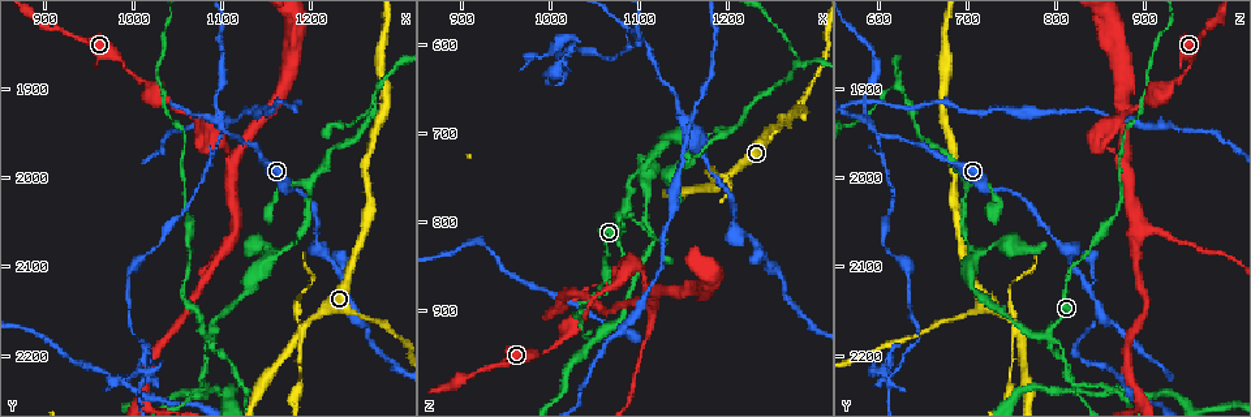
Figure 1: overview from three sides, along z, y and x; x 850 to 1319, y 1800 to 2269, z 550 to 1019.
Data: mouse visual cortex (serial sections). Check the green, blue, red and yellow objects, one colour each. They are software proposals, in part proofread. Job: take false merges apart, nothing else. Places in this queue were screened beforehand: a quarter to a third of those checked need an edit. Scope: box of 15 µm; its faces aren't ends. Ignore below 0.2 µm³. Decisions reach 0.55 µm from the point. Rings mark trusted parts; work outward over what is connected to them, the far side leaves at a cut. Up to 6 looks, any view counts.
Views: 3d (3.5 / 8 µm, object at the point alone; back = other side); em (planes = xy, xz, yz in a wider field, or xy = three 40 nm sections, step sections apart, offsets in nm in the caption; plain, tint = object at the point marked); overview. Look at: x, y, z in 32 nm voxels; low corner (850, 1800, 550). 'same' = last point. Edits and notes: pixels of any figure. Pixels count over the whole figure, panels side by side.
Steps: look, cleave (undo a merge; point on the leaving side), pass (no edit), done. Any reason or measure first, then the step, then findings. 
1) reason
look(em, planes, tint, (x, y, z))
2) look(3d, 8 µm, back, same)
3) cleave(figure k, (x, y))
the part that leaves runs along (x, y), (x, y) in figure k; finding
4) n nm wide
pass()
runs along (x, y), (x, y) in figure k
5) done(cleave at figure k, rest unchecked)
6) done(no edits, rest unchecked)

thick turns thin
look(3d, 8 µm, (1190, 2165, 755))

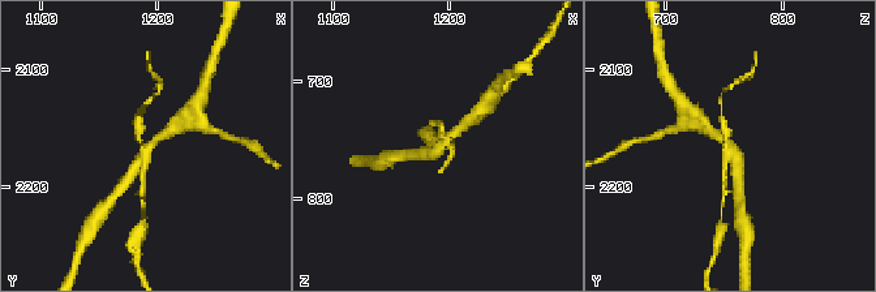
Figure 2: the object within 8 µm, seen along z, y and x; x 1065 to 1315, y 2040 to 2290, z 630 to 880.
look(em, xy, step 1, tint, (1192, 2166, 756))

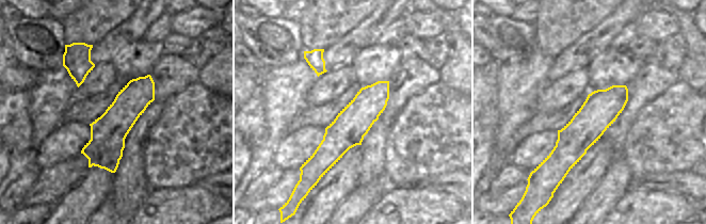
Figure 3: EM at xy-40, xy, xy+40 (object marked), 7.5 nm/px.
cleave(figure 2, (138, 123))
two cells meet here

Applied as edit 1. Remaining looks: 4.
redraw
look(overview)

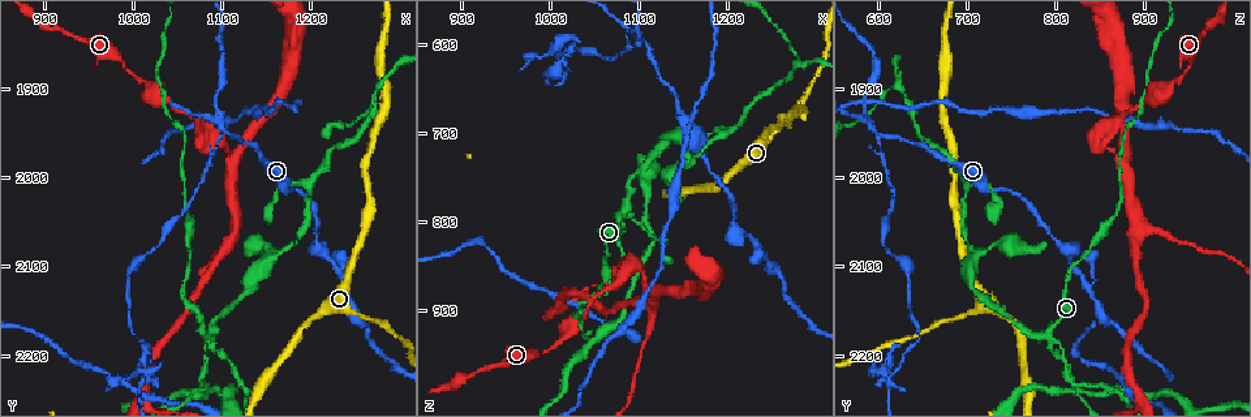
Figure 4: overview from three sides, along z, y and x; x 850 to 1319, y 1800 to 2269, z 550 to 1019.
four-way junction
look(3d, 3.5 µm, (1085, 2180, 790))

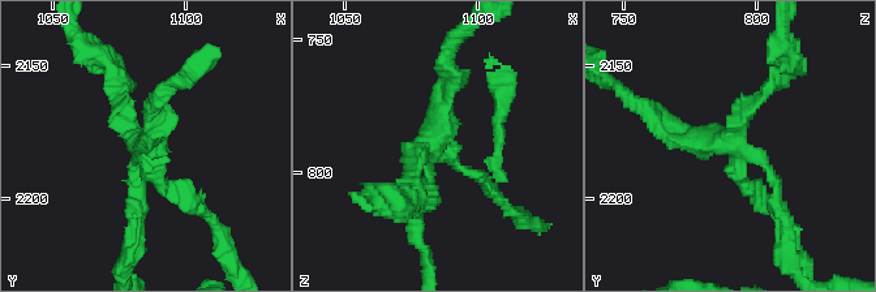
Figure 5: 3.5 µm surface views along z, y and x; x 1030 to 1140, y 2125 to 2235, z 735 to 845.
4 arms; arms of 150, 150, 150, 150 nm
look(em, xy, step 2, tint, (1081, 2177, 790))

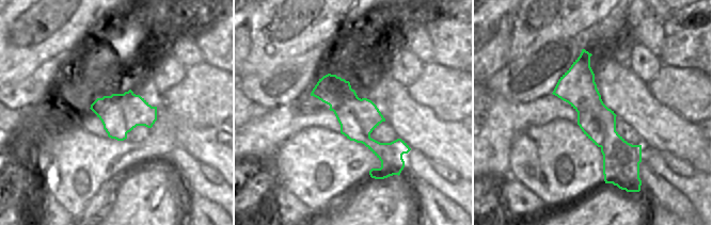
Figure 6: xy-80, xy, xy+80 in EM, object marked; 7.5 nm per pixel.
cleave(figure 5, (132, 197))
the part that leaves runs along (137, 138), (160, 127), (160, 94) in figure 5; a second cell is stuck on

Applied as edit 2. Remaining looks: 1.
done(cleave at figure 2, cleave at figure 5, rest unchecked)

